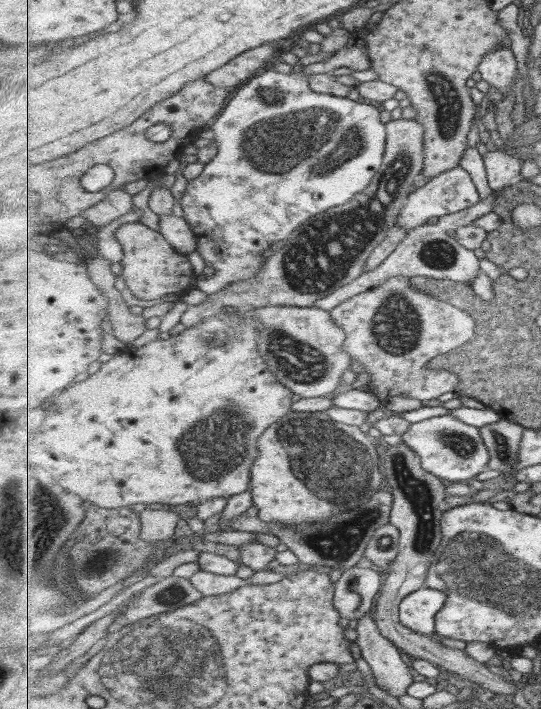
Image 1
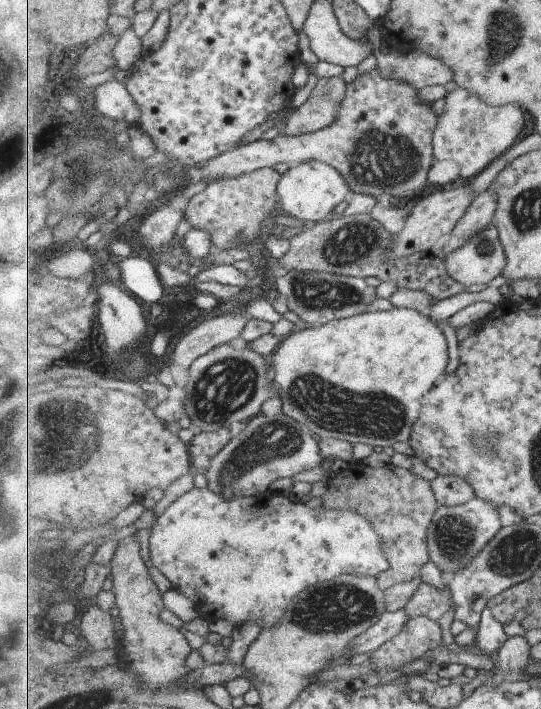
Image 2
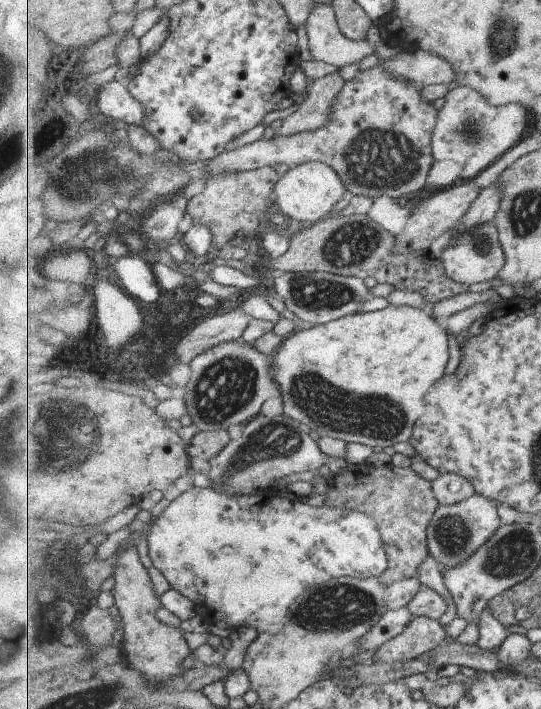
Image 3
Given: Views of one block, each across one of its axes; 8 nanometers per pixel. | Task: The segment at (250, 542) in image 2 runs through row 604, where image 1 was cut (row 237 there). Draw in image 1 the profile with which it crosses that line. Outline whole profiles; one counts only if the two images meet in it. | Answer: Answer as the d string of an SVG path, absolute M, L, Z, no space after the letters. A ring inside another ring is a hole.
M272 68L265 70L261 74L251 77L241 88L238 88L236 95L227 103L222 114L216 117L212 123L211 134L217 144L218 154L205 165L204 171L199 177L189 181L181 198L183 216L191 225L198 240L198 251L205 264L216 270L214 275L211 275L207 281L200 283L198 286L209 296L239 281L251 280L263 266L266 259L263 257L263 252L275 248L273 242L287 240L311 216L317 216L321 212L343 206L359 196L361 192L368 188L373 177L381 168L389 136L387 124L381 122L381 104L362 99L353 101L353 98L341 98L340 96L333 96L333 94L317 92L310 86L310 76L302 73L279 73L273 71Z

